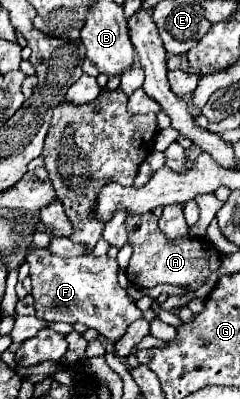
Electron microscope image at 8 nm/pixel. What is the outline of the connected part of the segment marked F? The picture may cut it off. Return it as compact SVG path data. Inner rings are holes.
M46 248L34 254L26 254L26 262L30 264L32 278L32 296L36 318L52 322L68 322L68 324L84 324L100 332L100 336L118 342L126 328L142 318L142 310L128 296L124 288L118 284L118 262L108 256L76 256L76 258L60 258L52 256Z

